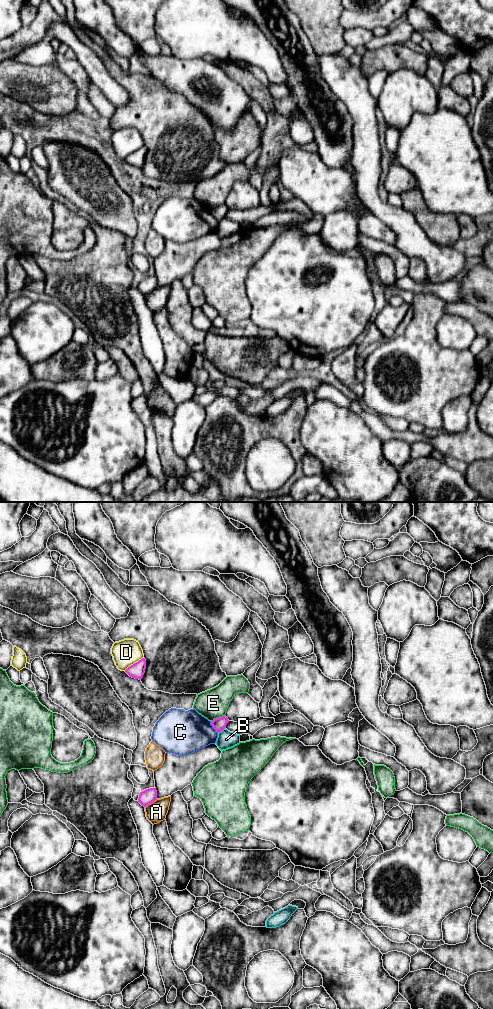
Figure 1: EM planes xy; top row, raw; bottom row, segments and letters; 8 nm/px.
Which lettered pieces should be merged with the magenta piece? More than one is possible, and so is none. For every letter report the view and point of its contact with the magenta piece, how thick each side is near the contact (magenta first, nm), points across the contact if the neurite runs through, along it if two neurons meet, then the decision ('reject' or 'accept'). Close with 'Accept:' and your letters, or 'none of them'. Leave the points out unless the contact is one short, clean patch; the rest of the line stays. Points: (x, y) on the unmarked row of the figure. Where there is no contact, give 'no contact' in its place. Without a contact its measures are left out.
A: meets magenta in xy at (151, 290); 120 nm thick on the magenta side, 160 nm on the other; reject
B: meets magenta in xy at (221, 219); 110 nm thick on the magenta side, 140 nm on the other; border along xy (224, 216), (218, 221); reject
C: meets magenta in xy at (213, 215); 110 nm thick on the magenta side, 360 nm on the other; reject
D: meets magenta in xy at (134, 151); 120 nm thick on the magenta side, 220 nm on the other; reject
E: meets magenta in xy at (217, 206); 110 nm thick on the magenta side, 240 nm on the other; reject
Accept: none of them

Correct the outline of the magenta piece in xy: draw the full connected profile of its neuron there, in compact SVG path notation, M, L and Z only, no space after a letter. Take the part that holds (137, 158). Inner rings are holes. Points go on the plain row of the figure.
M142 146L138 150L134 151L133 153L129 154L125 160L132 166L141 168L146 157L146 148Z

